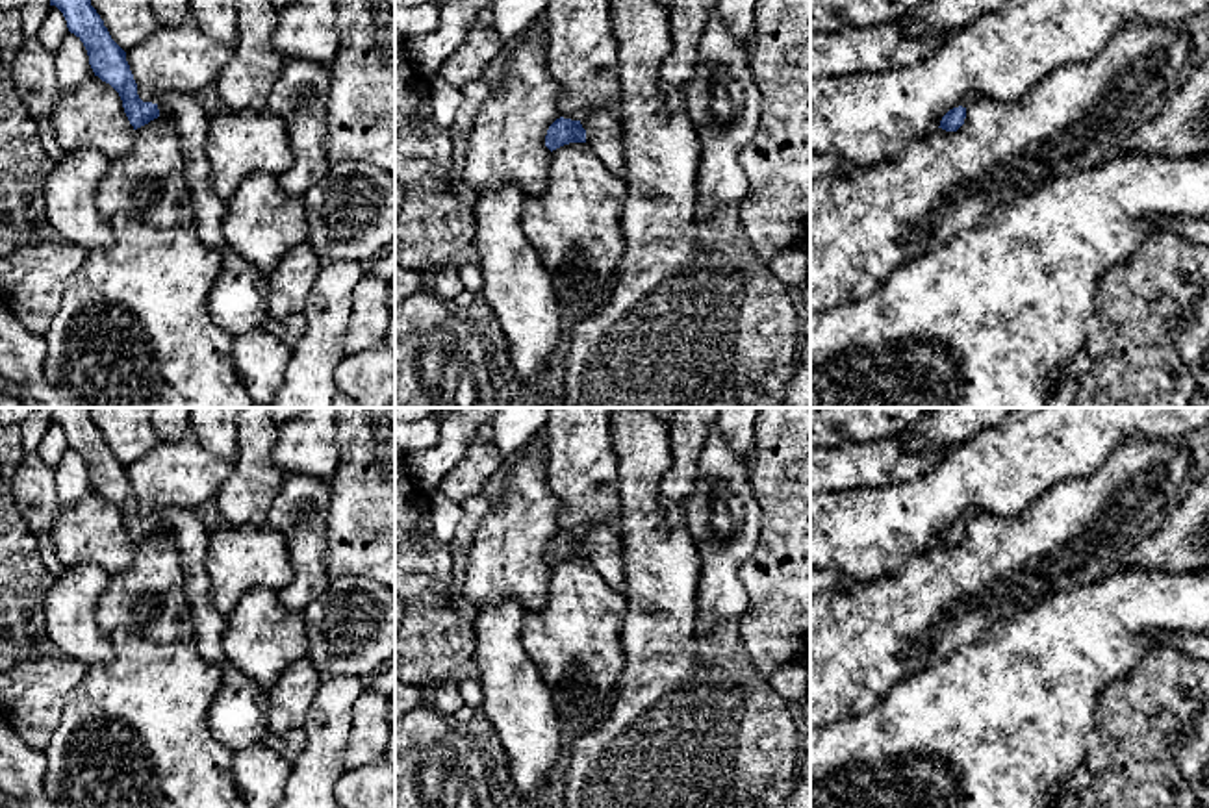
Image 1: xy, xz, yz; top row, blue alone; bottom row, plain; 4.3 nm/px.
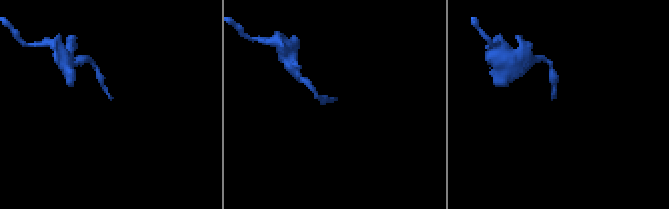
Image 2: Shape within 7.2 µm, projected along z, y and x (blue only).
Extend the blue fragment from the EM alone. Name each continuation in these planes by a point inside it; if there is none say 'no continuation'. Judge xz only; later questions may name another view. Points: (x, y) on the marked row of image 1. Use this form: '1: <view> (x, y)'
1: xz (603, 130)

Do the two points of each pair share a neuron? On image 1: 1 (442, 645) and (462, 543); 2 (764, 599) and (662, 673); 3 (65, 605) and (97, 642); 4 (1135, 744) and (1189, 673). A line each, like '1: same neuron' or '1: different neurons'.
1: different neurons
2: different neurons
3: same neuron
4: same neuron

